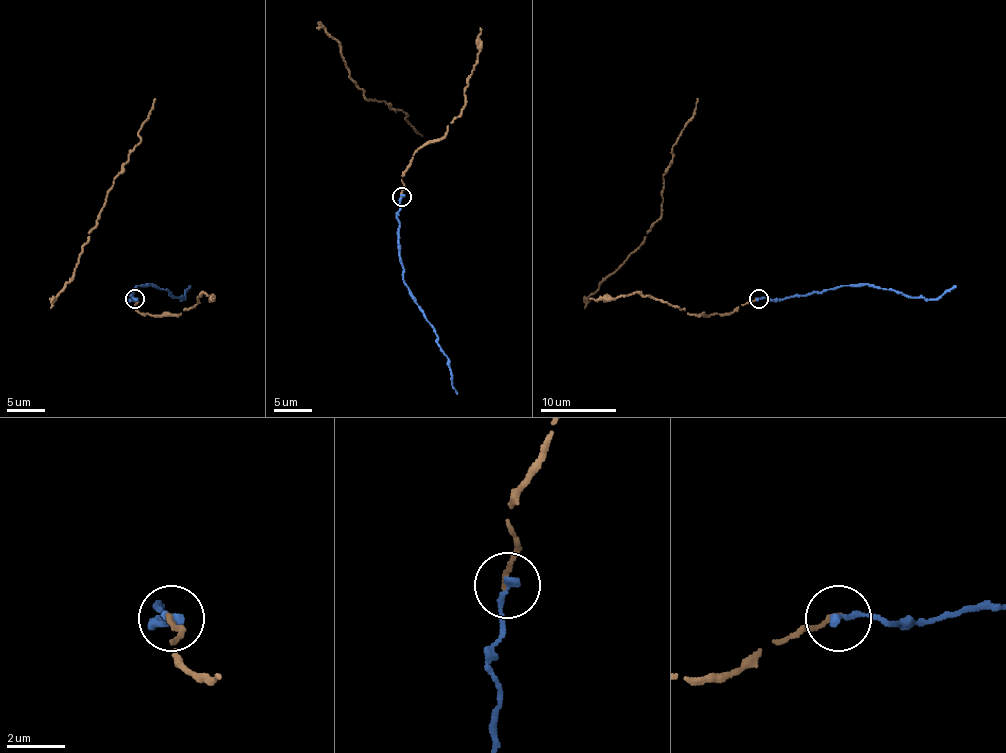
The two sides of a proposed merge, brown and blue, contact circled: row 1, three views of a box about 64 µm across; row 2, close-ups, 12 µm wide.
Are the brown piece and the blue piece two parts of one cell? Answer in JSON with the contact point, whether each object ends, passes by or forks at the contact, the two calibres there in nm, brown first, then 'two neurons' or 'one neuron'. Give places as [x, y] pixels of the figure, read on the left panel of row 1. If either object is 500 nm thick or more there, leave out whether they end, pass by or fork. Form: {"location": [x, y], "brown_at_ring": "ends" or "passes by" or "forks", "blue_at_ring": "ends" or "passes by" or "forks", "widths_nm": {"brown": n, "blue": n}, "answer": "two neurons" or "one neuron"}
{"location": [134, 299], "brown_at_ring": "ends", "blue_at_ring": "ends", "widths_nm": {"brown": 170, "blue": 280}, "answer": "one neuron"}

